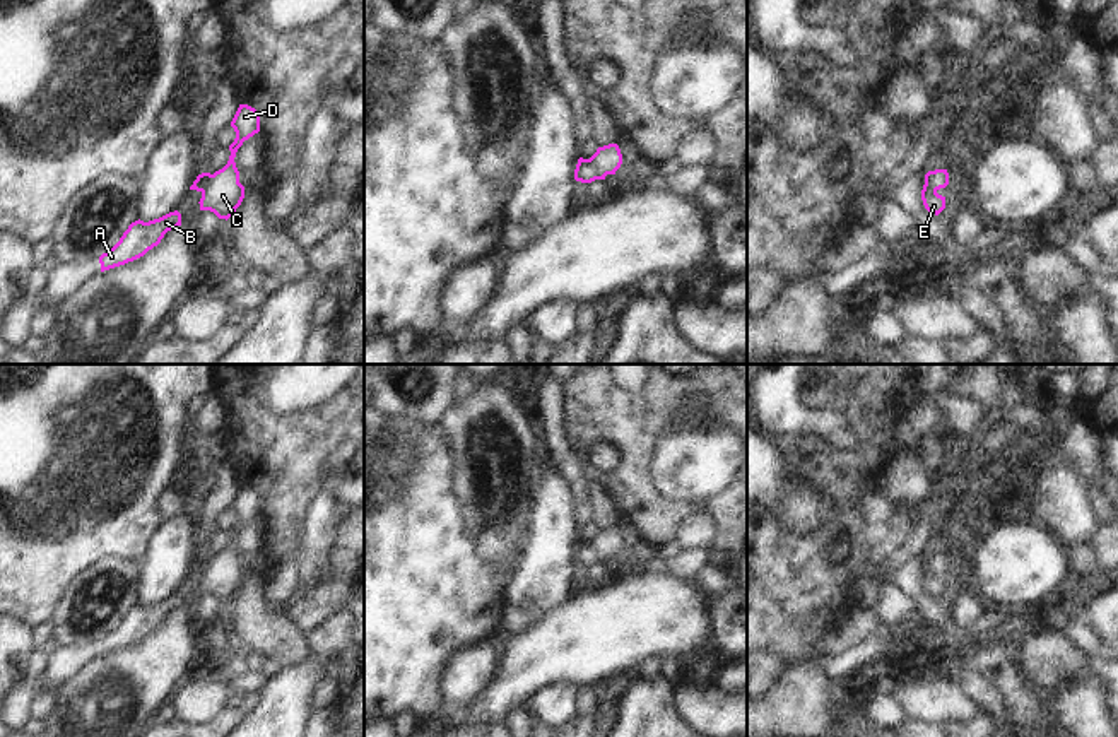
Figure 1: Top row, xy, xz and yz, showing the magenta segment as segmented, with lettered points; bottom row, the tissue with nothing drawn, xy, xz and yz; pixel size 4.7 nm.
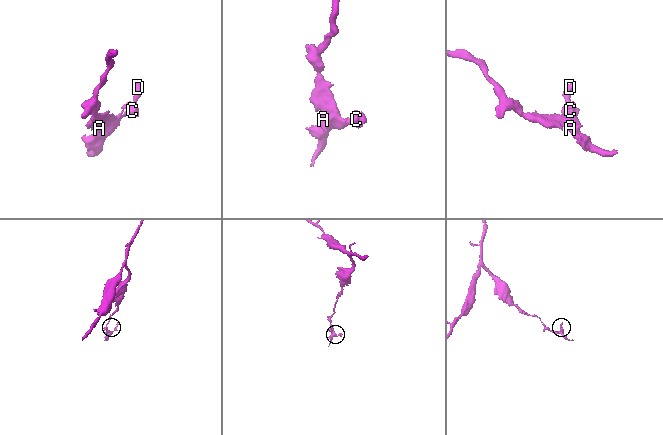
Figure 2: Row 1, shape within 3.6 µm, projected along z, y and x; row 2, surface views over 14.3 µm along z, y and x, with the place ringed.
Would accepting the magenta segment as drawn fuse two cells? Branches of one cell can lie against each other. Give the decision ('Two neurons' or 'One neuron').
Two neurons

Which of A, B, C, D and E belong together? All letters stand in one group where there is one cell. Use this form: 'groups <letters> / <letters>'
groups A B / C D E

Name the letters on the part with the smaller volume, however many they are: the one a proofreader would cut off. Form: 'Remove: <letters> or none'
Remove: C, D, E

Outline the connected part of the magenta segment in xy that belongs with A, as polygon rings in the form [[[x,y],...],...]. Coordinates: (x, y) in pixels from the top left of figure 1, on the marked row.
[[[178,210],[149,222],[140,219],[132,222],[120,241],[99,256],[101,272],[144,256],[161,243],[168,231],[178,226],[181,226],[181,214]]]

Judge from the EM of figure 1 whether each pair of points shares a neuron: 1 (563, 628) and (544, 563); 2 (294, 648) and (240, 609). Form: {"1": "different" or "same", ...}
{"1": "different", "2": "same"}

